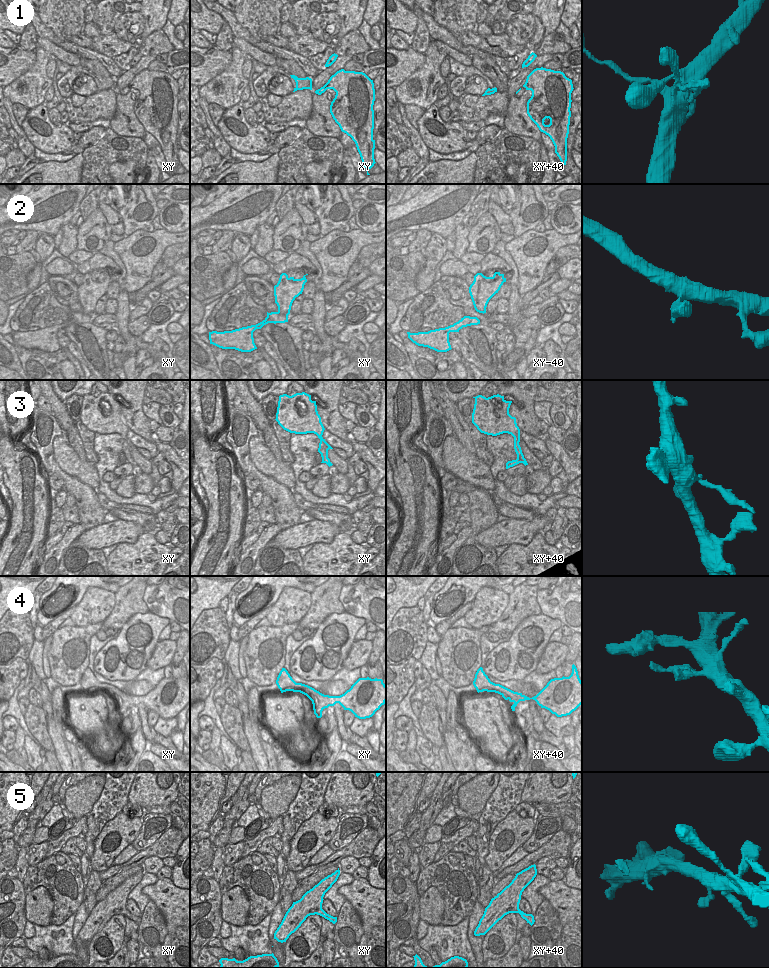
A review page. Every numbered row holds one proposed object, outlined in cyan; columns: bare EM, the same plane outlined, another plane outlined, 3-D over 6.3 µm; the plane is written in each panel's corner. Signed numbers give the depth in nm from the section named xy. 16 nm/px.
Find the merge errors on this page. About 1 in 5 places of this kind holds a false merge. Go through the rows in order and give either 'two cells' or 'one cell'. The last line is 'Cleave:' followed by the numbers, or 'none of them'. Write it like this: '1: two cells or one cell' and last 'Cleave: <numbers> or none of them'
1: one cell
2: one cell
3: two cells
4: one cell
5: one cell
Cleave: 3

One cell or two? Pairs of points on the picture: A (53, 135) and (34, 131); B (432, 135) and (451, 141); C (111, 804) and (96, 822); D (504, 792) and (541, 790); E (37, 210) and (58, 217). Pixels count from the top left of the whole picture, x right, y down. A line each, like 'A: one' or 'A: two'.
A: one
B: one
C: one
D: two
E: one

